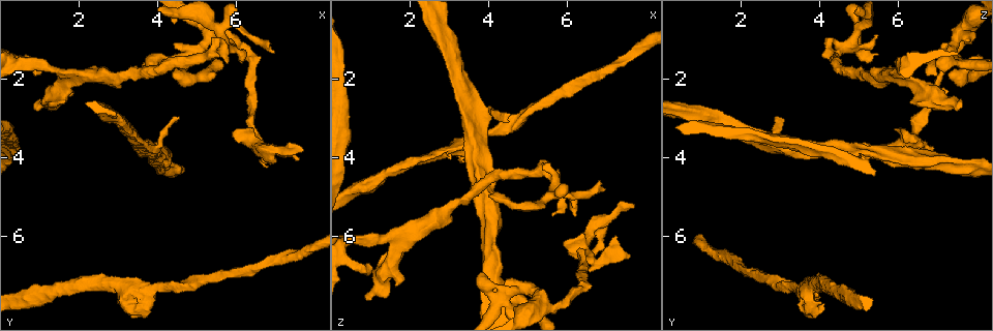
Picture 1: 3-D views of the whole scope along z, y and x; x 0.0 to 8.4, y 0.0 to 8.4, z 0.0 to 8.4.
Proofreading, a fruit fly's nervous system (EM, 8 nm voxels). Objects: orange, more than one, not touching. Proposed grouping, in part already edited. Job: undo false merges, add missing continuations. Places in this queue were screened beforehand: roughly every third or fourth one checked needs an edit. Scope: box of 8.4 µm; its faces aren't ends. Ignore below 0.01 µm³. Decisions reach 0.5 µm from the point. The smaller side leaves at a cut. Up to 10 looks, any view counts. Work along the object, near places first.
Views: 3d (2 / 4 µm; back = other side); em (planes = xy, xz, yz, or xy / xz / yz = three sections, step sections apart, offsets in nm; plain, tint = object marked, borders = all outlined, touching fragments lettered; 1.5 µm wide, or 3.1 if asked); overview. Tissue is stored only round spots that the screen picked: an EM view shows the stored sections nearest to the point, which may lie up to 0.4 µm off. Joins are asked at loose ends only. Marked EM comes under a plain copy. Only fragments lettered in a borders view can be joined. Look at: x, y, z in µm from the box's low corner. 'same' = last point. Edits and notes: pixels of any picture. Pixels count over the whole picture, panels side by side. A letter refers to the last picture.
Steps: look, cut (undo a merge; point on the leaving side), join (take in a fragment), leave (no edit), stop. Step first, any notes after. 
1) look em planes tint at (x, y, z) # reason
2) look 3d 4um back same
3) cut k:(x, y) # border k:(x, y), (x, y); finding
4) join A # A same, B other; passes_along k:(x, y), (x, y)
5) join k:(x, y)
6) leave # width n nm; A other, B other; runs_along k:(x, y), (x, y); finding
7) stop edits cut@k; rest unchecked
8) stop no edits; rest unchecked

look em planes borders at (6.90, 1.35, 4.85) # an open end

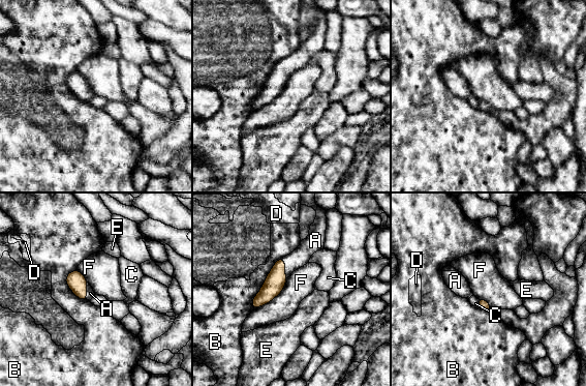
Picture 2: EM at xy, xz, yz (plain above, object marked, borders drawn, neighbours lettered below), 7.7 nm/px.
join A # longest_contact B 460 nm; A same, B other, C other, D other, E other, F other; passes_along 2:(276, 279), (284, 268), (301, 256); it goes on there

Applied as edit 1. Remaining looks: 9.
look overview # redraw

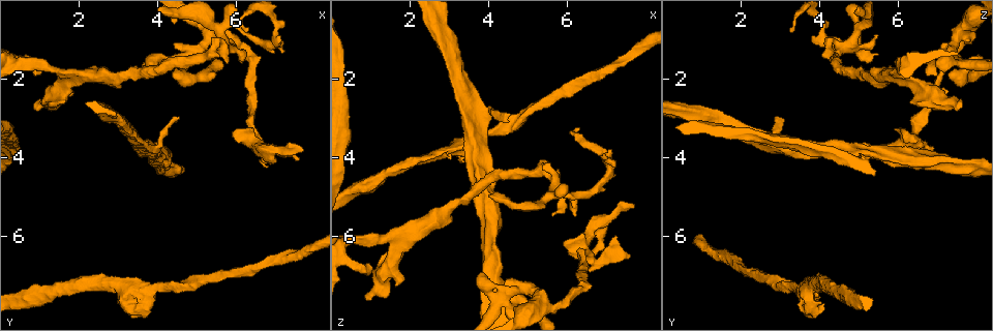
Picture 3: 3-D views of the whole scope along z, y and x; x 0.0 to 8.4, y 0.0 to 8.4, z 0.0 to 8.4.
look em planes tint at (7.75, 3.85, 5.20) # an open end

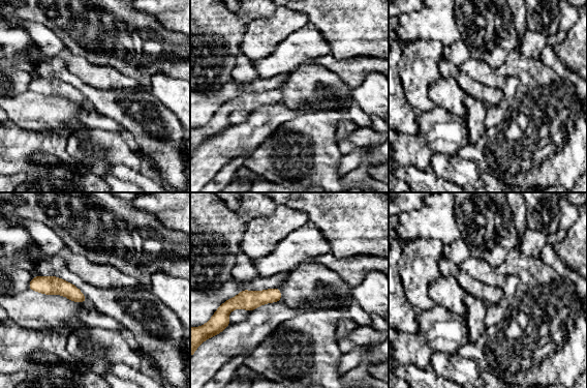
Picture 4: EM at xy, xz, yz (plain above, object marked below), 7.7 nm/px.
look em planes borders same # what lies round it

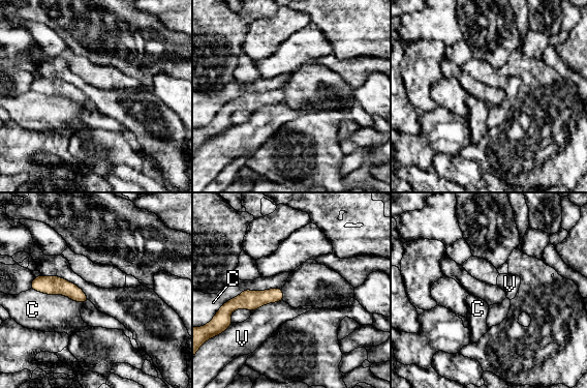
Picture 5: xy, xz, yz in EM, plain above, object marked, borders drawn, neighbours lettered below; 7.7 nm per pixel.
leave # C other, V other; runs_along 5:(34, 285), (64, 287), (84, 299); no lettered fragment goes on from it

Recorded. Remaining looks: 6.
look em xy step 8 tint at (4.55, 3.00, 2.95) # an open end

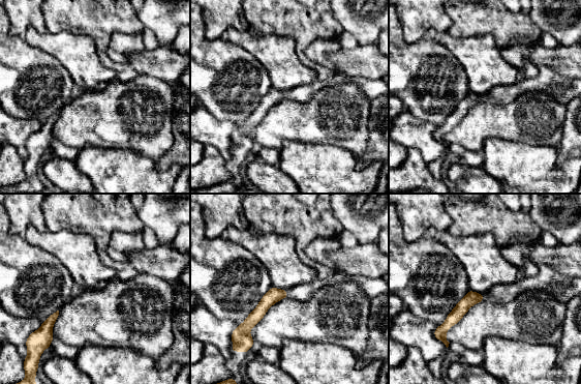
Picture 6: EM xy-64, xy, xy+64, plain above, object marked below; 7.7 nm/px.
look em planes borders same # cut it another way

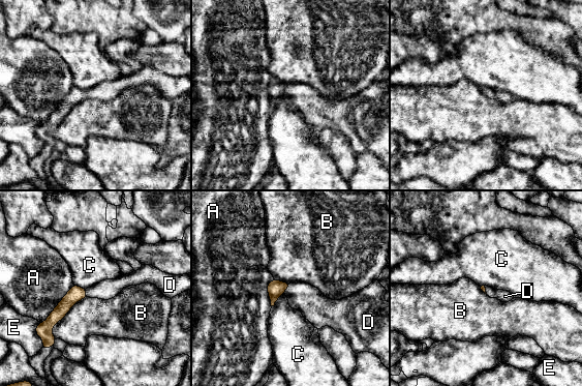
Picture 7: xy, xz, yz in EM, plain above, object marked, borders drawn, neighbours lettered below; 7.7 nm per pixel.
join D # A other, B other, C other, D same, E other; passes_along 7:(276, 288), (287, 287), (304, 297); it goes on there

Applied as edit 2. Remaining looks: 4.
look overview

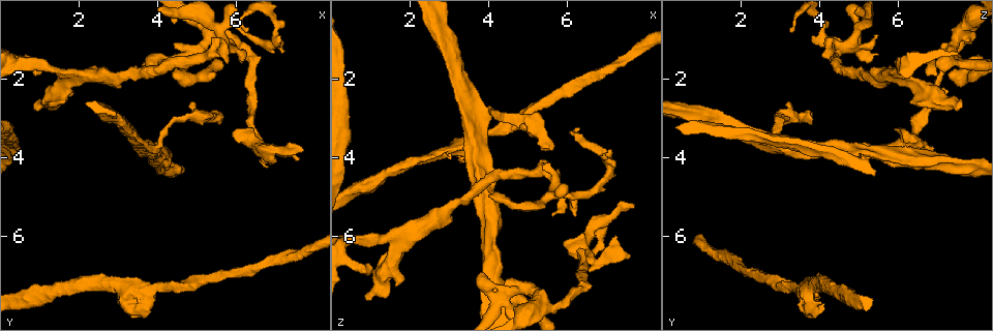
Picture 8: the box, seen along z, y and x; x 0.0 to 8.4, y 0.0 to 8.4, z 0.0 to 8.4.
look 3d 2um at (4.45, 1.60, 7.55) # four-way junction

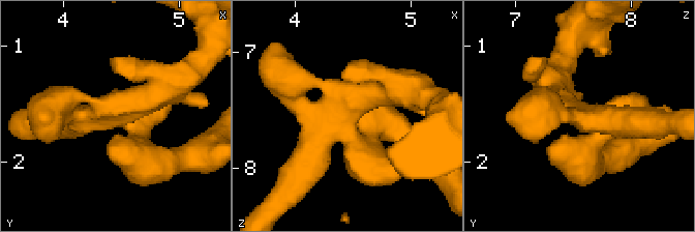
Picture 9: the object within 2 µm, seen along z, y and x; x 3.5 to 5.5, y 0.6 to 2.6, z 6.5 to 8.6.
look em xz step 8 tint at (4.48, 1.60, 7.50) # need the tissue

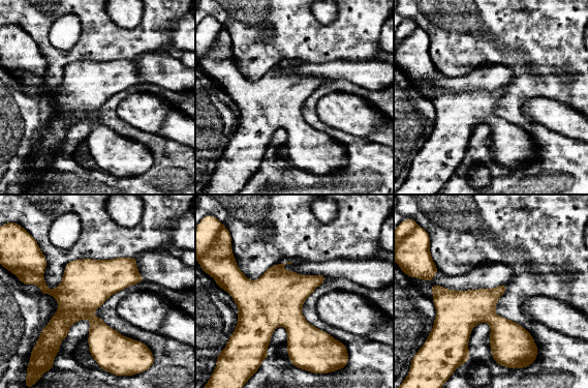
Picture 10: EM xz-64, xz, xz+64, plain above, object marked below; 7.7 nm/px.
look em planes borders same

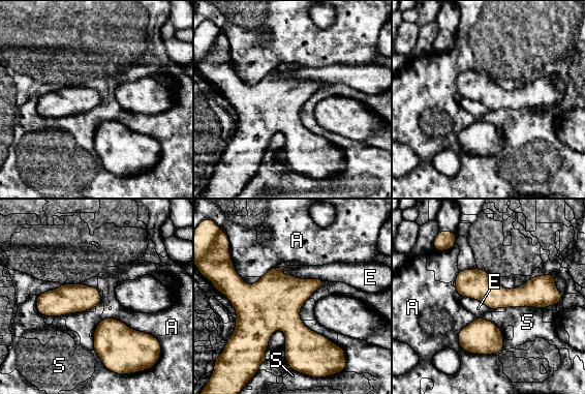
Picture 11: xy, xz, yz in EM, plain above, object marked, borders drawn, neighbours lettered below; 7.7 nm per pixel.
leave # A other, E other, S other; all the same neuron

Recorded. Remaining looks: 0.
stop edits join@2, join@7; rest unchecked

